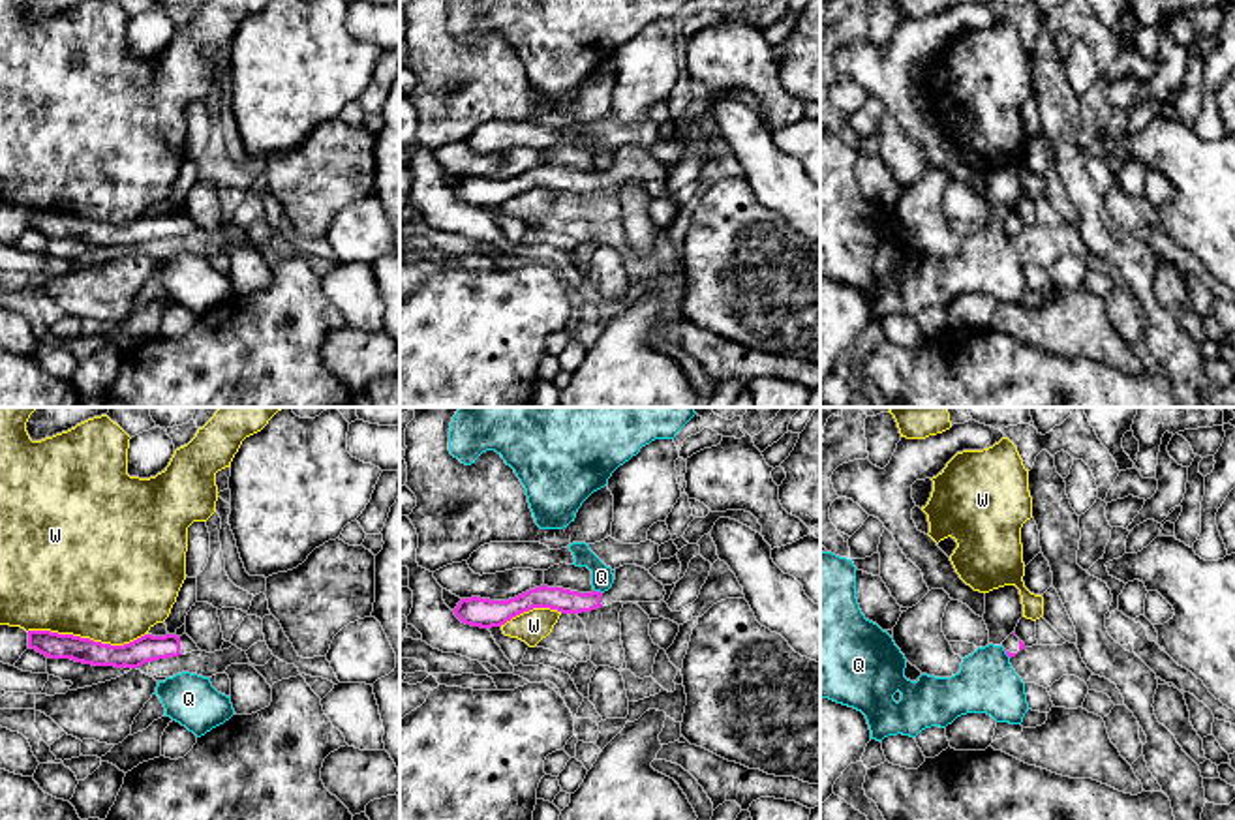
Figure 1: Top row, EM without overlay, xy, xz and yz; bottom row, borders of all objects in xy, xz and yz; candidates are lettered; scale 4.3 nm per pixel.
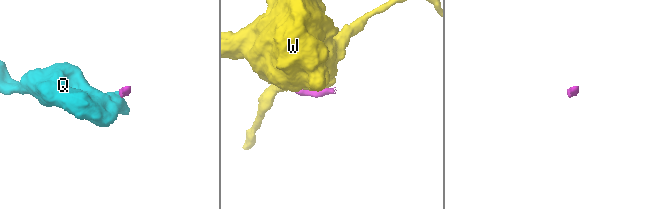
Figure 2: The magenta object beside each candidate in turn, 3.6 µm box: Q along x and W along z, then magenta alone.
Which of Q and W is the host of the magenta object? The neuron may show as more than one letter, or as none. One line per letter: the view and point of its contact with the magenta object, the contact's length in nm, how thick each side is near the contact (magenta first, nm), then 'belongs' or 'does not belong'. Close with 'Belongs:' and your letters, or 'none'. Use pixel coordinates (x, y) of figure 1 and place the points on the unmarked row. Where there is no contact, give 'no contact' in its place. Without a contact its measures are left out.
Q: meets magenta in xz at (599, 171); contact 40 nm long; 110 nm thick on the magenta side, 100 nm on the other; does not belong
W: meets magenta in xy at (87, 218); contact 500 nm long; 110 nm thick on the magenta side, 500 nm on the other; does not belong
Belongs: none

